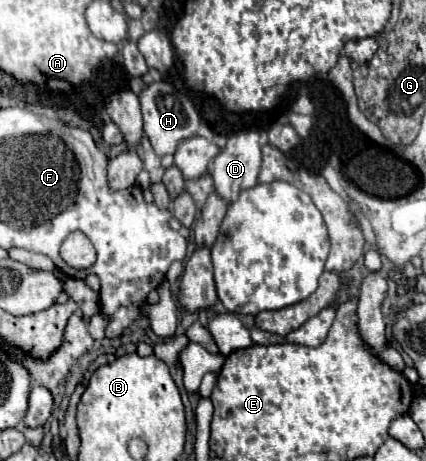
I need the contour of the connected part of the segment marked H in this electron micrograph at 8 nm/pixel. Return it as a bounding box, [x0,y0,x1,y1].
[139,82,201,156]

